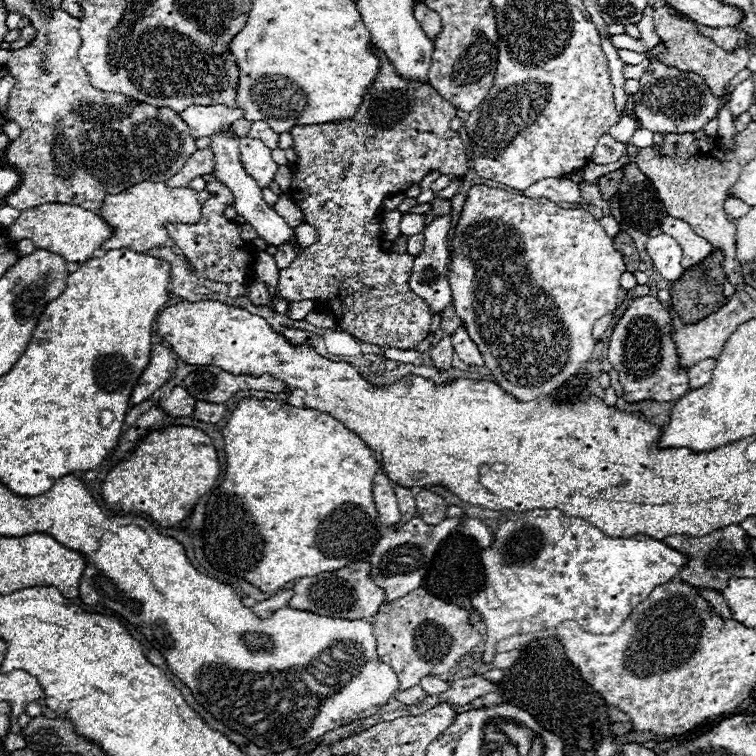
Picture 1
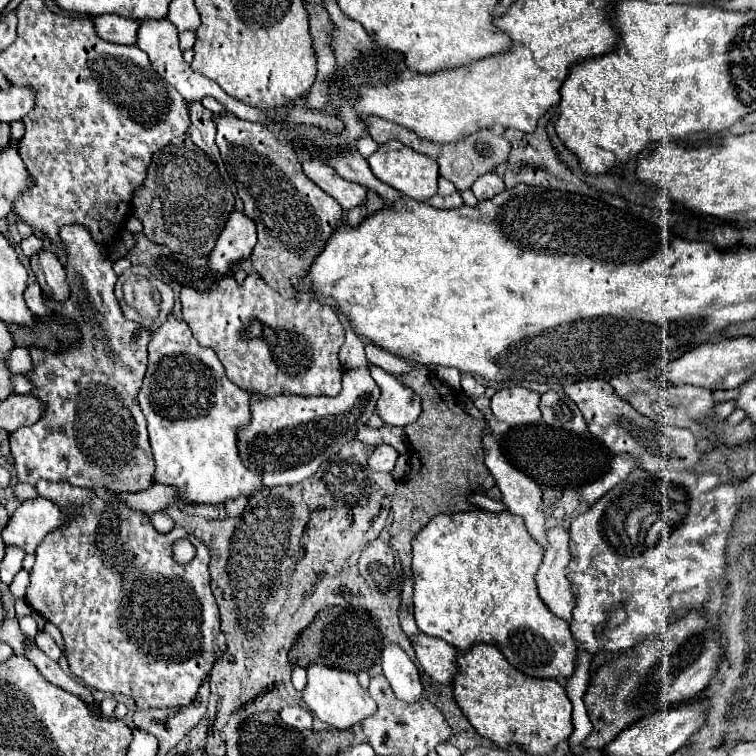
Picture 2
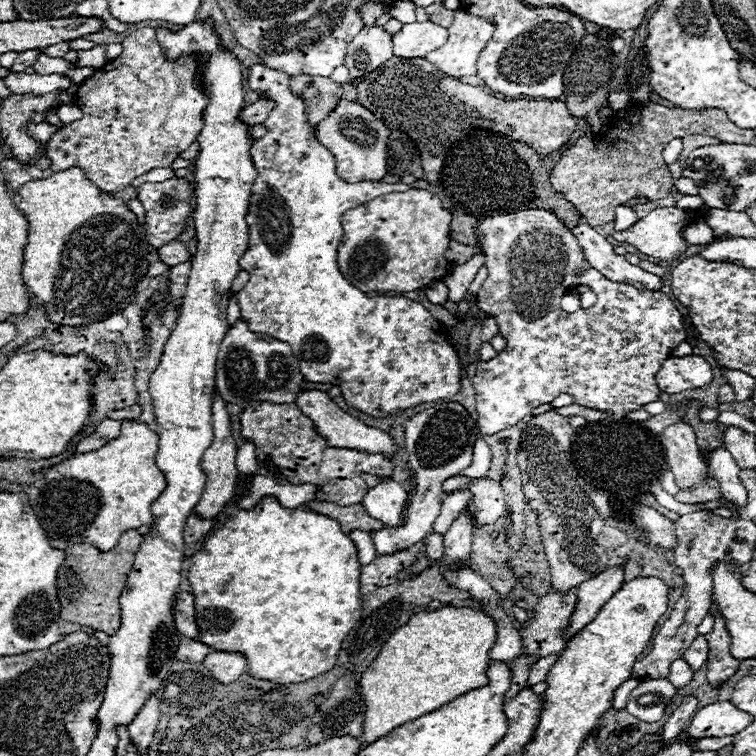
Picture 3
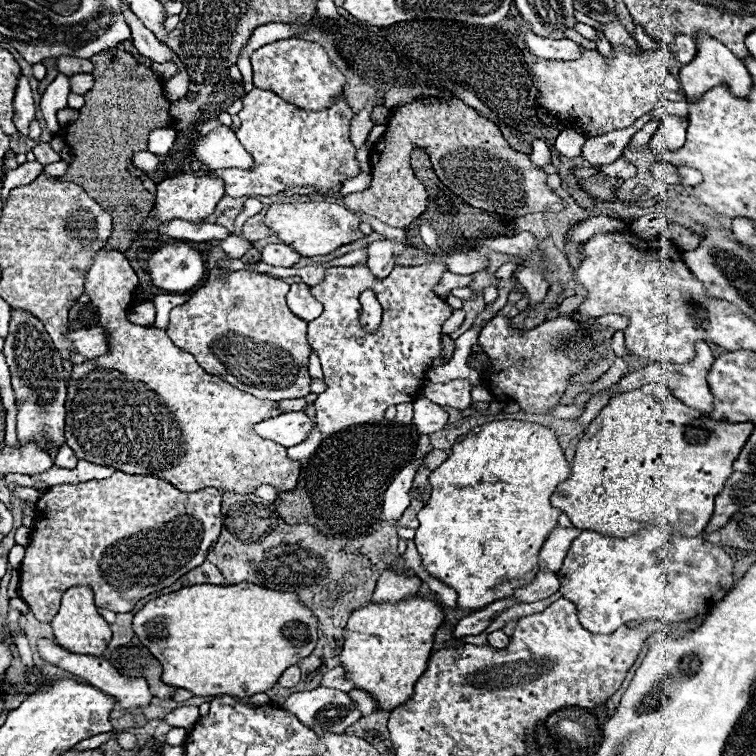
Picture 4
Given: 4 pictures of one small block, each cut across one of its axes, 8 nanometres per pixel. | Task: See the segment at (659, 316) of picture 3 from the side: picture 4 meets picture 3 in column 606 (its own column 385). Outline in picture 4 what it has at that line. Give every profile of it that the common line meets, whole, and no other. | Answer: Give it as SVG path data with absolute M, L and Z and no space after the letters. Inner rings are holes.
M422 264L422 266L396 266L392 274L384 280L374 280L368 266L332 266L326 268L324 280L310 288L310 294L324 304L324 312L320 318L308 322L308 342L316 350L322 370L324 370L324 382L328 384L328 390L320 394L314 402L316 406L316 426L318 430L328 436L334 432L340 432L342 428L356 426L356 424L372 424L380 422L384 418L384 412L390 406L398 406L404 402L414 402L418 398L418 382L424 372L428 372L432 360L440 354L440 334L442 324L452 314L452 306L448 306L444 300L440 300L434 294L434 286L438 284L440 276L446 272L444 264ZM372 288L378 296L378 302L382 304L382 322L378 330L366 332L360 326L360 294L364 290Z

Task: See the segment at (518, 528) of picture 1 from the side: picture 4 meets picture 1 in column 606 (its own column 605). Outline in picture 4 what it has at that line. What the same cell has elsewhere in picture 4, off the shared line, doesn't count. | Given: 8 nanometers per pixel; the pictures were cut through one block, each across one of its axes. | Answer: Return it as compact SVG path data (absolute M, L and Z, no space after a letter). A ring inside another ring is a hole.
M644 526L628 538L612 538L592 530L584 530L572 540L572 546L564 558L564 566L558 572L558 580L564 598L576 604L580 624L594 634L612 634L616 628L632 620L684 622L698 614L704 614L734 586L732 570L732 560L724 552L724 548L704 540L702 536L684 538L678 534L670 534L666 528L660 526Z

